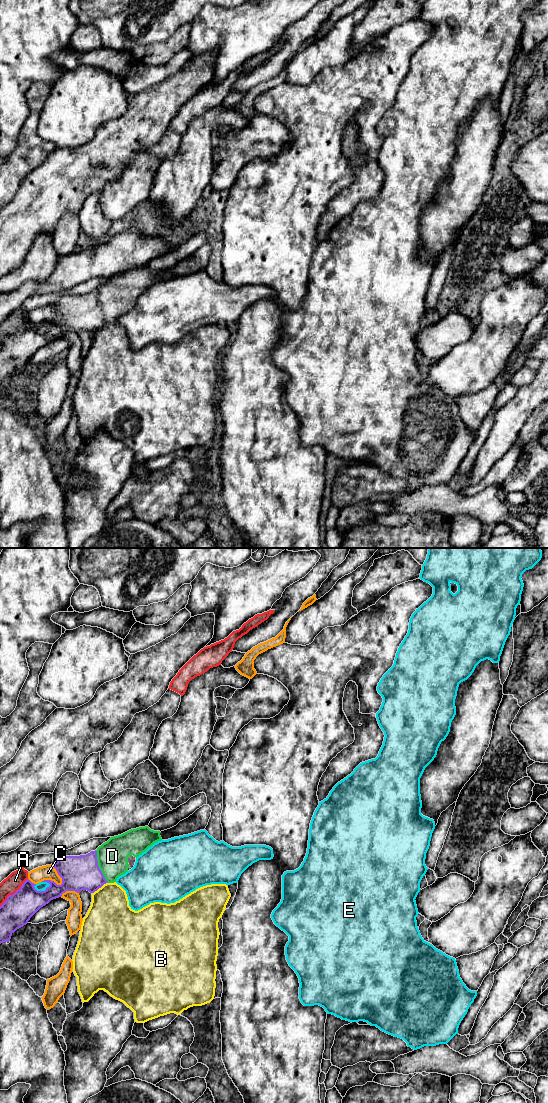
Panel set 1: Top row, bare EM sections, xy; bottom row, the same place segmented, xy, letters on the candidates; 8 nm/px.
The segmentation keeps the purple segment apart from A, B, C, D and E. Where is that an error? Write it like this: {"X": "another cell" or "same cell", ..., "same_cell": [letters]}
{"A": "another cell", "B": "another cell", "C": "another cell", "D": "same cell", "E": "another cell", "same_cell": ["D"]}

